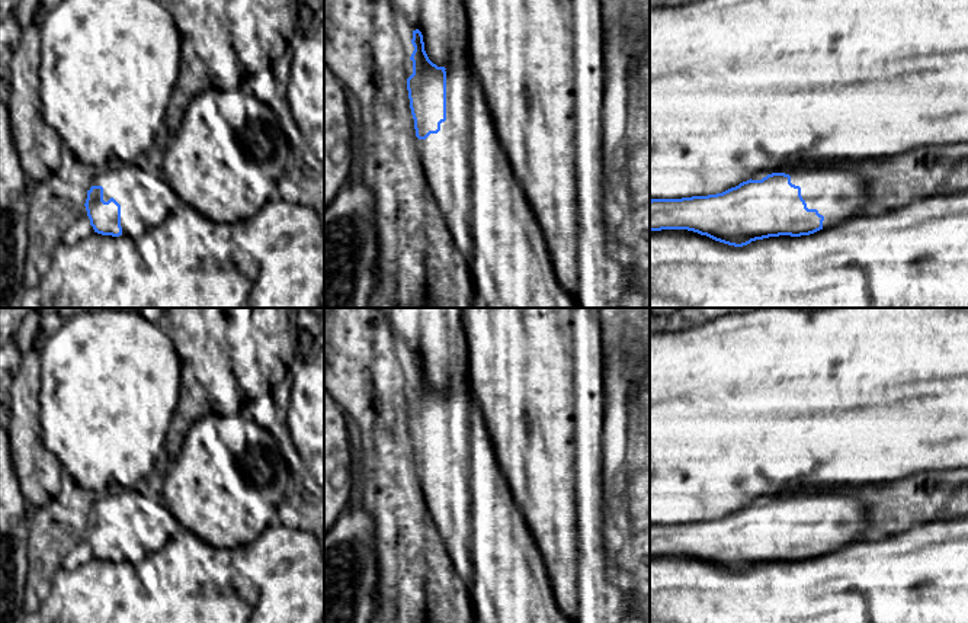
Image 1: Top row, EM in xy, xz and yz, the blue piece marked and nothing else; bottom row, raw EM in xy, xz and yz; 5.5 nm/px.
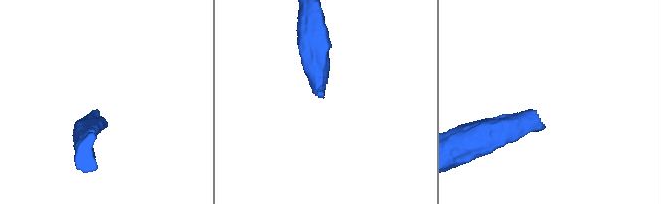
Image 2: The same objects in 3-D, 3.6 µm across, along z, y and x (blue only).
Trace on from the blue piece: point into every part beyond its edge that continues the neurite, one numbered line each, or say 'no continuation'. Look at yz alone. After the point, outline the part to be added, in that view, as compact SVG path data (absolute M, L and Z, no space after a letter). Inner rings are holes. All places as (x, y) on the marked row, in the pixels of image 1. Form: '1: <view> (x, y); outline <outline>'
1: yz (837, 195); outline M805 167L789 171L762 171L751 180L762 180L772 173L791 176L791 183L801 187L807 208L817 209L824 216L823 228L837 225L869 208L869 184L858 174Z

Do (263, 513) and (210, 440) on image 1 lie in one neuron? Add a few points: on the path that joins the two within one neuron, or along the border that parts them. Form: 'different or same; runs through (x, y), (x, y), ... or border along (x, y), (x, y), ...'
same; runs through (247, 495), (223, 458)

